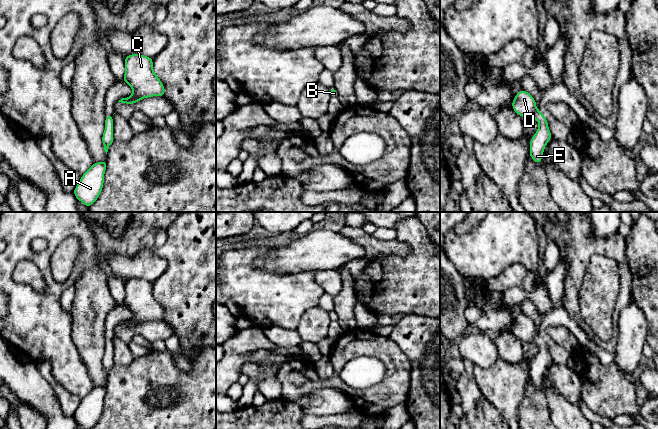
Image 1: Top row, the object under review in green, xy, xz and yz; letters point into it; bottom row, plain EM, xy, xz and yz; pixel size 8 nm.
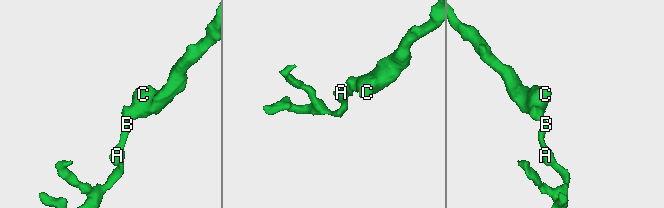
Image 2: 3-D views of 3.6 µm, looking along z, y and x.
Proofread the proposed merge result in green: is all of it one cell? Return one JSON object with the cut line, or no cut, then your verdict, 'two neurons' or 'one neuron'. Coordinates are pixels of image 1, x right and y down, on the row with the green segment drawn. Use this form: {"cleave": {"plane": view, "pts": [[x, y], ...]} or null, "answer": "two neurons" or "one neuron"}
{"cleave": null, "answer": "one neuron"}

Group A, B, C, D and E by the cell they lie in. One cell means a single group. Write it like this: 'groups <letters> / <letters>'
groups A B C D E

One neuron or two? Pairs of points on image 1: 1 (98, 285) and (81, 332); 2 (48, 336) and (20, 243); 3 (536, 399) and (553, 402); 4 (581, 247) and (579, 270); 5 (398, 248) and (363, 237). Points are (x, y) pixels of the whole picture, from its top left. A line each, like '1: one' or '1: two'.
1: one
2: one
3: two
4: one
5: one

